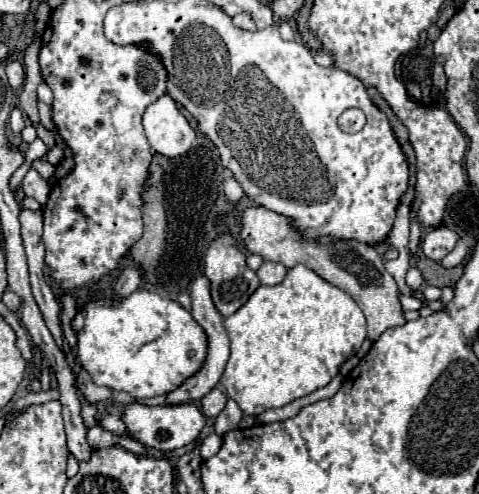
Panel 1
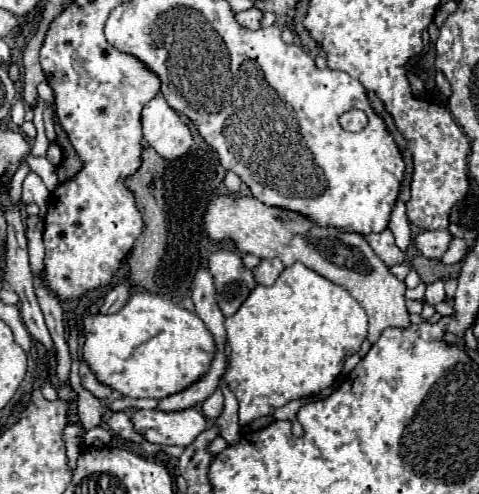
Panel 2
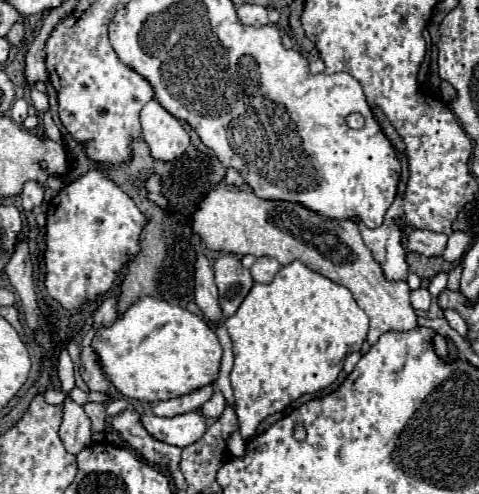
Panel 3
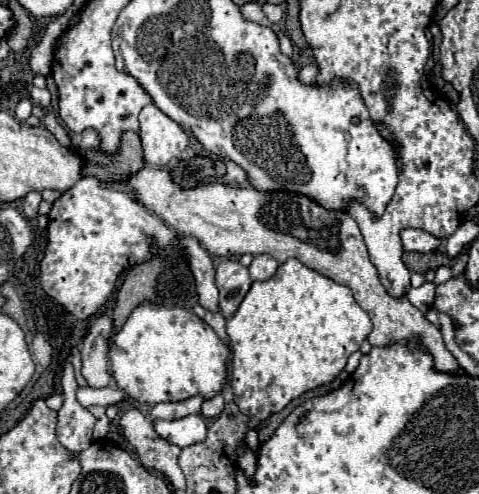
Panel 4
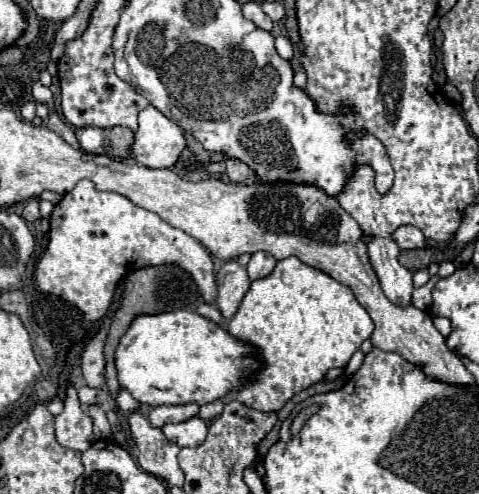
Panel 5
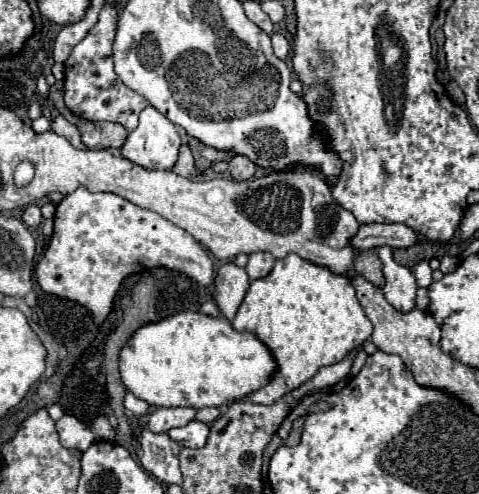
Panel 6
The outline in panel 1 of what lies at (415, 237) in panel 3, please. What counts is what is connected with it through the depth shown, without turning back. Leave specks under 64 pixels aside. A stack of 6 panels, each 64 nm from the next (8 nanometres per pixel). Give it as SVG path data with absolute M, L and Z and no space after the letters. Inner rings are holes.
M440 226L424 232L420 246L424 256L428 256L430 260L442 260L456 246L456 240L458 240L456 232L452 232L446 226Z

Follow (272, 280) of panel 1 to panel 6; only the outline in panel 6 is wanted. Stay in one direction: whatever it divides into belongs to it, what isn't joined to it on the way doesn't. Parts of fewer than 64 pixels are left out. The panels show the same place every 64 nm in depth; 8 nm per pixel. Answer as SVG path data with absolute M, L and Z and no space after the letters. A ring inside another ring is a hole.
M254 252L248 256L248 264L246 264L246 272L250 276L250 280L256 278L264 278L270 274L272 266L274 266L274 256L270 252Z

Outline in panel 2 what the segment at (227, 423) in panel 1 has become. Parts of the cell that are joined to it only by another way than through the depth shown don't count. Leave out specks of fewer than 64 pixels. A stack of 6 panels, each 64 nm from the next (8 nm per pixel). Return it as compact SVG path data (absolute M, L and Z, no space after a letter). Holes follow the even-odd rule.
M224 376L220 378L220 390L224 392L224 410L222 410L222 414L220 414L220 418L216 420L216 424L218 424L218 428L220 428L220 434L222 434L222 438L230 444L230 446L234 446L234 444L238 444L236 440L240 438L240 426L238 426L238 400L234 398L234 394L232 392L228 392L230 388L226 386L226 382L224 382Z

